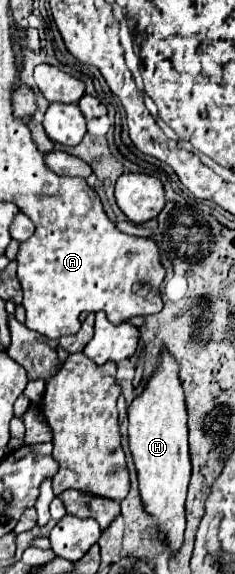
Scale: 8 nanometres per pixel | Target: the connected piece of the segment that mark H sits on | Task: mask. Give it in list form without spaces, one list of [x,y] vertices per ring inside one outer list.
[[[163,349],[159,367],[149,377],[143,393],[133,399],[127,409],[129,447],[139,475],[139,493],[145,511],[159,519],[159,531],[167,539],[171,551],[177,551],[177,547],[181,547],[183,543],[185,495],[191,477],[191,459],[187,445],[187,407],[177,365],[177,359]]]

